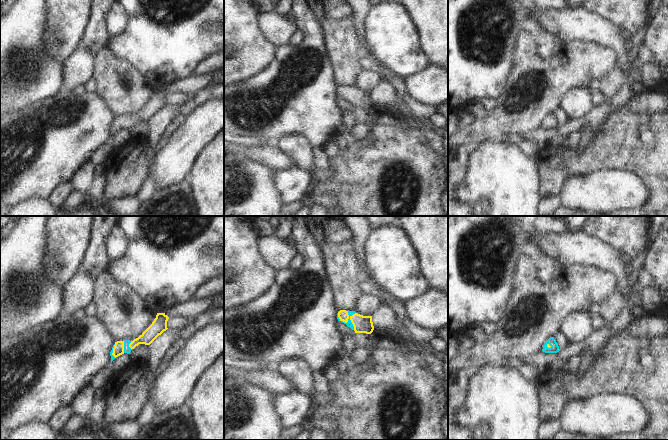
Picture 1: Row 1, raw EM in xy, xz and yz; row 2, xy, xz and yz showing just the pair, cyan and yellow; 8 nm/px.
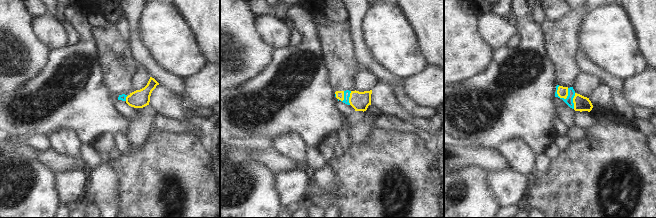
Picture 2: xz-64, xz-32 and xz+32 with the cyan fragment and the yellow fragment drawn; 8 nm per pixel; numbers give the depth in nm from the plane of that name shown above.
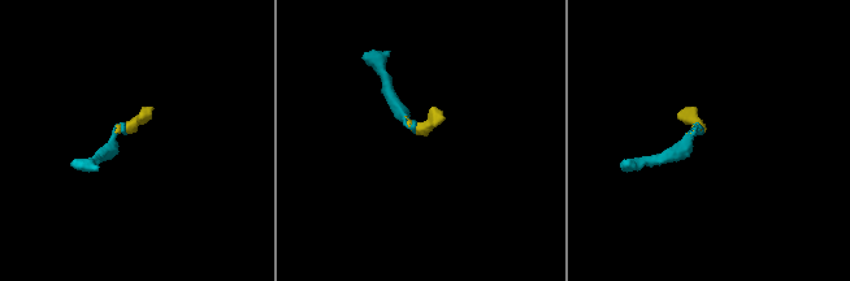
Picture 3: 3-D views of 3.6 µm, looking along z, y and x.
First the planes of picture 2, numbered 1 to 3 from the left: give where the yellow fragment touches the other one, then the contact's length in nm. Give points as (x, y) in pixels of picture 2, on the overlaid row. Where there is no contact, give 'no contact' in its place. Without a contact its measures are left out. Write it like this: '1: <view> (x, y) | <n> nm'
1: xz-64 (125, 98) | 40 nm
2: xz-32 (348, 98) | 110 nm
3: xz+32 (557, 94) | 130 nm

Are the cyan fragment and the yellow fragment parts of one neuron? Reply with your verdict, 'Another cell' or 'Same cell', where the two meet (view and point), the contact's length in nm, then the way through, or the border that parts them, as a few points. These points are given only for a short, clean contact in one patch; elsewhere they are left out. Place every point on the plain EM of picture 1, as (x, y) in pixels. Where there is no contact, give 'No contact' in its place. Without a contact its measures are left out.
Same cell. Touches cyan at xz (347, 98). Shared border 200 nm. Path across: xz (350, 89), (347, 98), (343, 91).

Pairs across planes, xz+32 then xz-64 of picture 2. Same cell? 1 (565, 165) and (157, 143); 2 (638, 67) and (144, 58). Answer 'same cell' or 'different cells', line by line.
1: same cell
2: different cells

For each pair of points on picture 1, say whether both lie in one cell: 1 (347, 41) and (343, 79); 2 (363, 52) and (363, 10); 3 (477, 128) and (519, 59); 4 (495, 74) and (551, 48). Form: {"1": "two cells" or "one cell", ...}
{"1": "one cell", "2": "one cell", "3": "one cell", "4": "one cell"}

